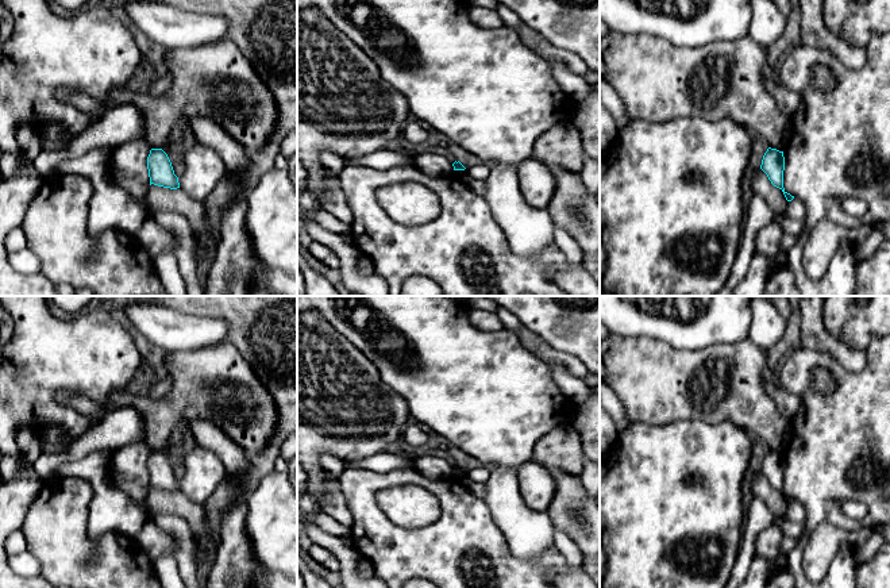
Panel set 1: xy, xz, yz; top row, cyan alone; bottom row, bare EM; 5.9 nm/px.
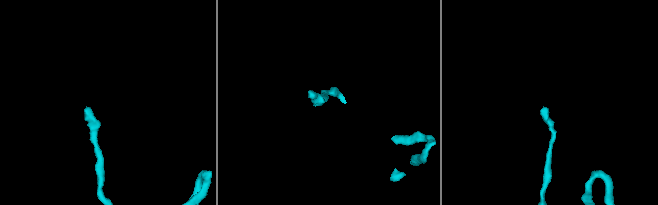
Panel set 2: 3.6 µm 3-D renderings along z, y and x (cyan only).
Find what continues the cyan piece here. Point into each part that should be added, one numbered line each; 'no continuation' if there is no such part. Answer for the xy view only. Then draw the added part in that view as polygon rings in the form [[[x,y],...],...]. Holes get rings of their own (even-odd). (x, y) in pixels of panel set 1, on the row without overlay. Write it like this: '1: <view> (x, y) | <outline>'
no continuation

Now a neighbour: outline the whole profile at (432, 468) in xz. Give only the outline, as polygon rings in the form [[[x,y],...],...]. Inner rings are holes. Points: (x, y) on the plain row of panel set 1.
[[[416,457],[416,470],[428,480],[442,480],[452,476],[452,466],[439,457]]]

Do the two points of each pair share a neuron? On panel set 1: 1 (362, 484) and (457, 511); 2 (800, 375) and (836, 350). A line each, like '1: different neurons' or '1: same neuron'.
1: same neuron
2: different neurons

